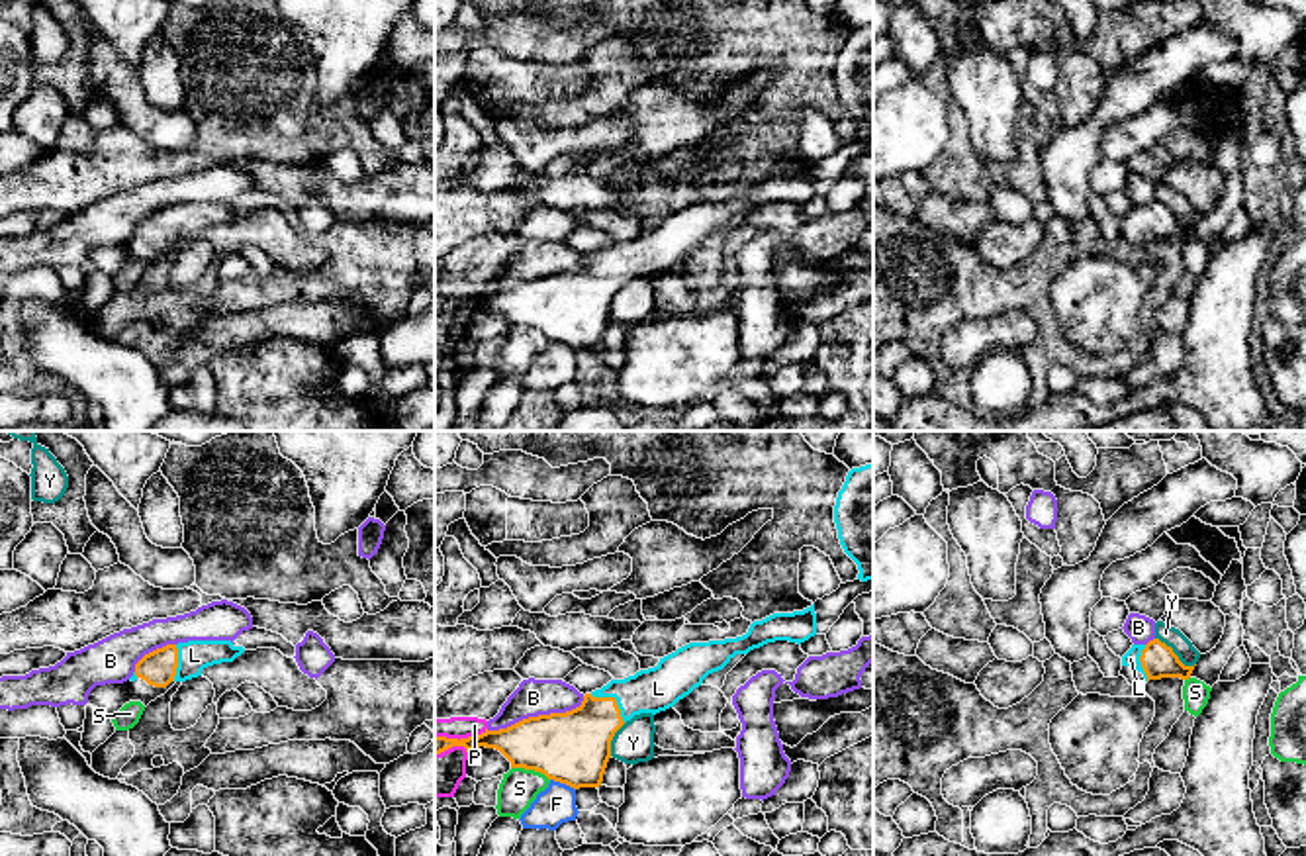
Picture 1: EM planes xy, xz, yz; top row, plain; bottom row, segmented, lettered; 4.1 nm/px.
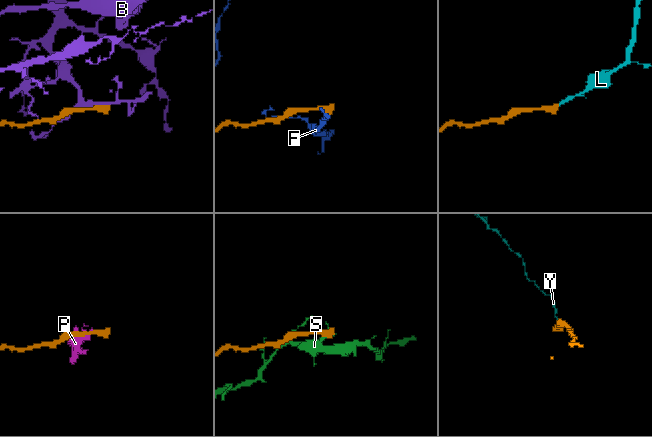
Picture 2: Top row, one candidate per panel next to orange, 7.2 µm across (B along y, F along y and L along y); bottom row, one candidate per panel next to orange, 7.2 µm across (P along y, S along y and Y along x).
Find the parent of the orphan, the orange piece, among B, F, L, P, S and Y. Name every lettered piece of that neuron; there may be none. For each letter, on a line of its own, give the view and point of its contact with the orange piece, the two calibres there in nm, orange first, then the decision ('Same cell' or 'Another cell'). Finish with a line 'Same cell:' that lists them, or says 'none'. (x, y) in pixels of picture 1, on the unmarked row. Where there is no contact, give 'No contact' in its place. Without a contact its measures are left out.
B: Touches orange at xz (539, 277). Thickness 300 nm (orange) against 150 nm. Another cell
F: Touches orange at xz (562, 343). Thickness 300 nm (orange) against 160 nm. Another cell
L: Touches orange at xz (613, 259). Thickness 280 nm (orange) against 180 nm. Same cell
P: Touches orange at xz (461, 300). Thickness 170 nm (orange) against 100 nm. Another cell
S: Touches orange at xz (531, 330). Thickness 300 nm (orange) against 160 nm. Another cell
Y: Touches orange at yz (1175, 216). Thickness 140 nm (orange) against 80 nm. Another cell
Same cell: L

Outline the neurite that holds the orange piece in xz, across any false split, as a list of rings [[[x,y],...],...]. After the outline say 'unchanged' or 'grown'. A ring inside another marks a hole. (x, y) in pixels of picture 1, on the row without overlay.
[[[815,165],[803,172],[773,174],[754,182],[742,198],[689,204],[660,219],[654,229],[611,241],[601,251],[585,255],[582,266],[572,272],[529,278],[507,290],[486,290],[460,302],[435,298],[435,315],[452,308],[464,308],[466,313],[480,308],[495,309],[511,329],[540,333],[574,351],[599,349],[611,319],[611,302],[634,276],[656,276],[674,268],[736,215],[775,202],[801,206],[815,196]]]; grown

